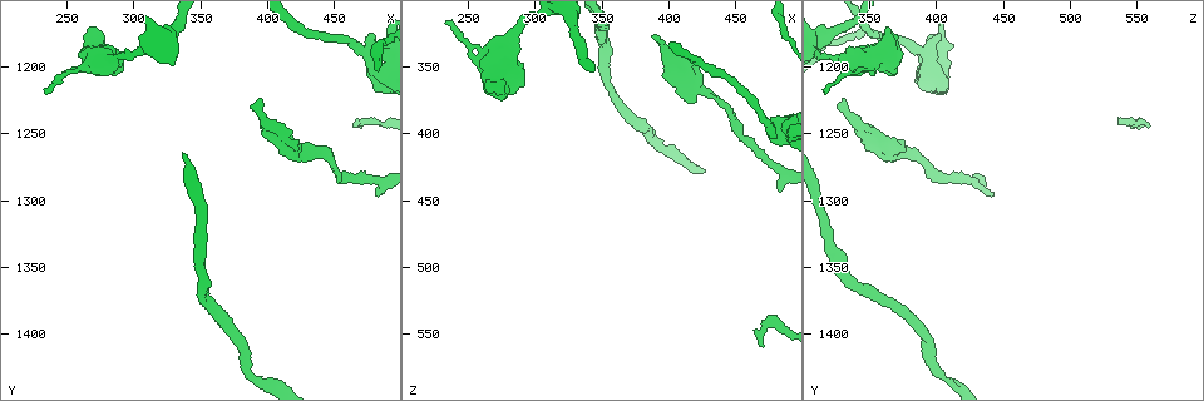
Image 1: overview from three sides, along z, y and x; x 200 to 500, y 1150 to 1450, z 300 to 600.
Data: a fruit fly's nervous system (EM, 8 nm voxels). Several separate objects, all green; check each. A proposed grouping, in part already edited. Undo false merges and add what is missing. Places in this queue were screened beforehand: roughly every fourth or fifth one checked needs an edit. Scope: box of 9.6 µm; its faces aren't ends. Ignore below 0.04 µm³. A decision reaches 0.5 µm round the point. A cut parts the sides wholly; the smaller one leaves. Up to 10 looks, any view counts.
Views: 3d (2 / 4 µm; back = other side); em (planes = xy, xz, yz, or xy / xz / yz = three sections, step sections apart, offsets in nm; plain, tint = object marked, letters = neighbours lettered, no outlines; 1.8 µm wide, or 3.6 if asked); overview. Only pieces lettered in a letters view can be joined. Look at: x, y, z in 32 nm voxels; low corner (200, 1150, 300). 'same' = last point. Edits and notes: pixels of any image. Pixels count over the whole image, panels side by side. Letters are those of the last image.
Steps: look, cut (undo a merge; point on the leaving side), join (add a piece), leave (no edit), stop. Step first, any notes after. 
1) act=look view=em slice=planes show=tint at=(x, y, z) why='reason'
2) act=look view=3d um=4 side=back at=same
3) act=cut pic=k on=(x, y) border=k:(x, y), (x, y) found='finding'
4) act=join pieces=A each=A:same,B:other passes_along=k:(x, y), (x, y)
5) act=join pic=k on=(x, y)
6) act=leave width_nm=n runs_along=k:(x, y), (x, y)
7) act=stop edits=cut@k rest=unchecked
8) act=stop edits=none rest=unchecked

act=look view=em slice=planes show=letters at=(484, 1294, 442) why='an open end'

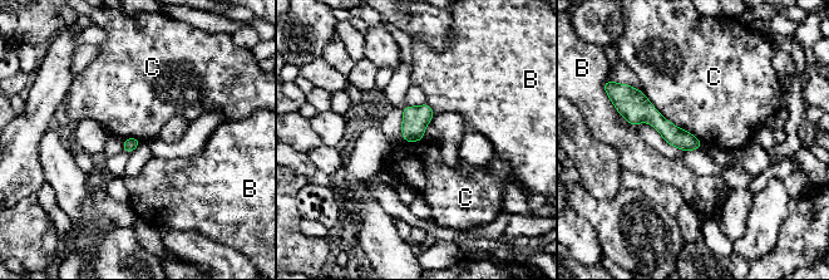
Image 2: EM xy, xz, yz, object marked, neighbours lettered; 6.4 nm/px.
act=leave each=B:other,C:other runs_along=2:(627, 113), (650, 113), (697, 143) found='no lettered piece goes on from it'

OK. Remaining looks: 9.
act=look view=3d um=4 at=(480, 1178, 404) why='free end'

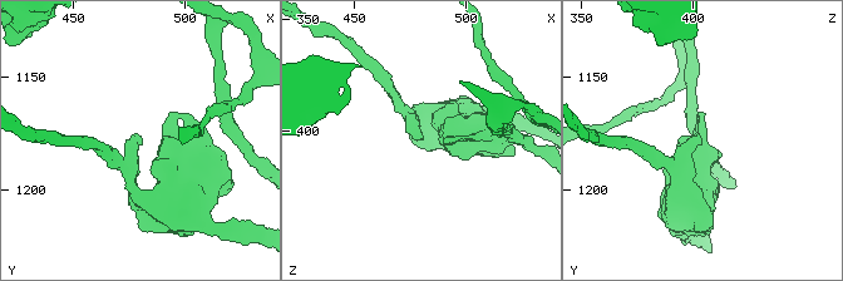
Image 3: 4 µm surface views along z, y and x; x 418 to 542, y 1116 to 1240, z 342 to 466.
act=look view=em slice=planes show=tint at=(481, 1177, 403) why='need the tissue'

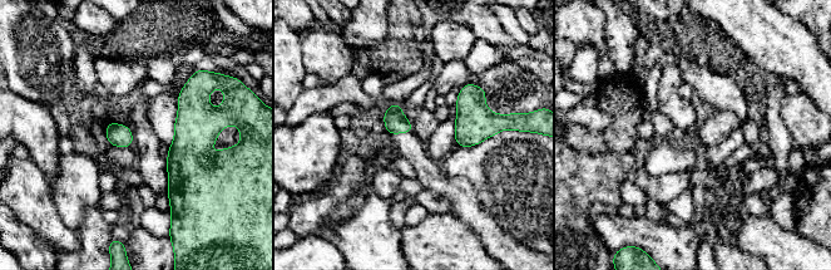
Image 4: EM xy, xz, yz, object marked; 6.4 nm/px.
act=look view=em slice=planes show=letters at=same

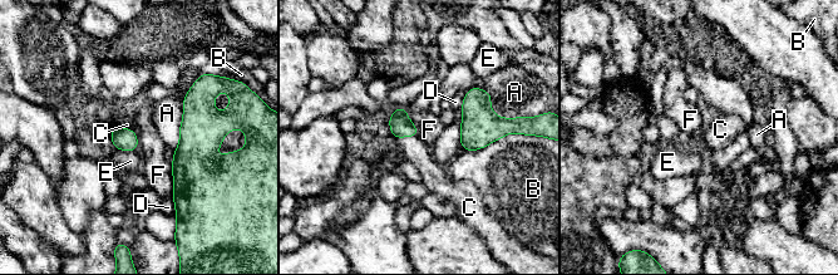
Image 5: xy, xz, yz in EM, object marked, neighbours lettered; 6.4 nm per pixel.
act=join pic=5 on=(414, 148) each=A:other,B:other,C:same,D:other,E:other,F:other found='the neuron continues'

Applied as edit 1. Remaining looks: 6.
act=look view=overview why='see it whole again'

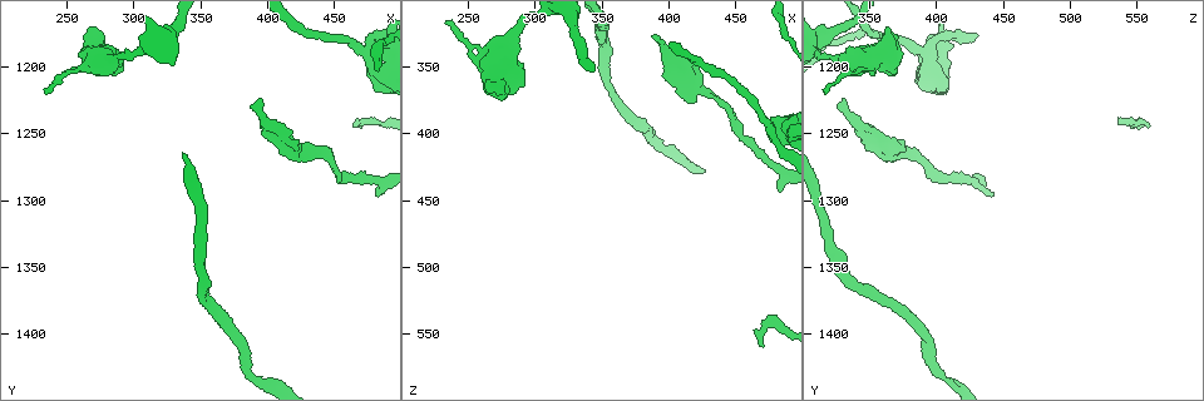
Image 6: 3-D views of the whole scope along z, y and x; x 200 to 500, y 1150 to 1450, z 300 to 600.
act=look view=em slice=xy step=8 show=letters at=(388, 1230, 330) why='an open end'

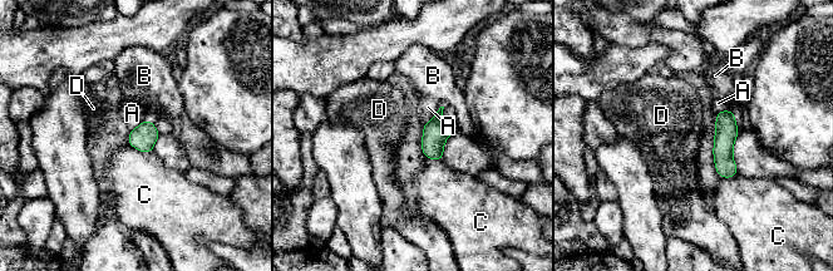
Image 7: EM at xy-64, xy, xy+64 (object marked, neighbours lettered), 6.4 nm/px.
act=look view=em slice=planes show=letters at=same

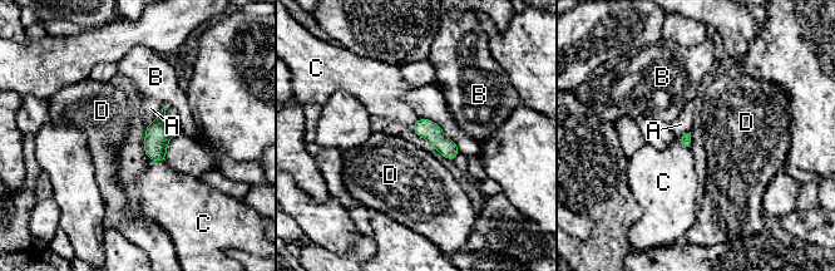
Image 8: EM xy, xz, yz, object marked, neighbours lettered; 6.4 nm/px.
act=leave longest_contact=A:150nm each=A:other,B:other,C:other,D:other found='none of them fits'

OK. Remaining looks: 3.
act=look view=em slice=planes show=letters at=(272, 1170, 366)

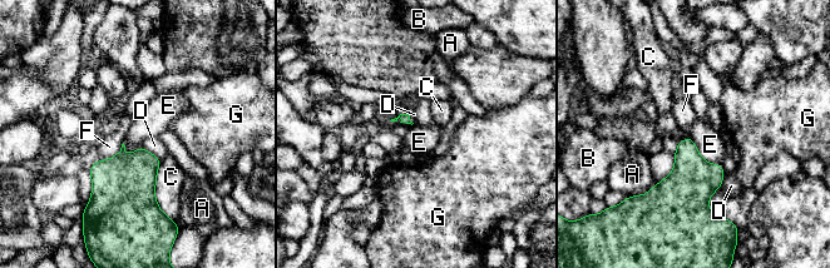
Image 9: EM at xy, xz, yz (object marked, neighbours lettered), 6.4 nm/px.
act=leave longest_contact=C:360nm each=A:other,B:other,C:other,D:other,E:other,F:other,G:other border=9:(688, 137), (703, 159), (721, 165) found='no lettered piece goes on from it'

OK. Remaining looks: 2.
act=stop edits=join@5 rest=unchecked

